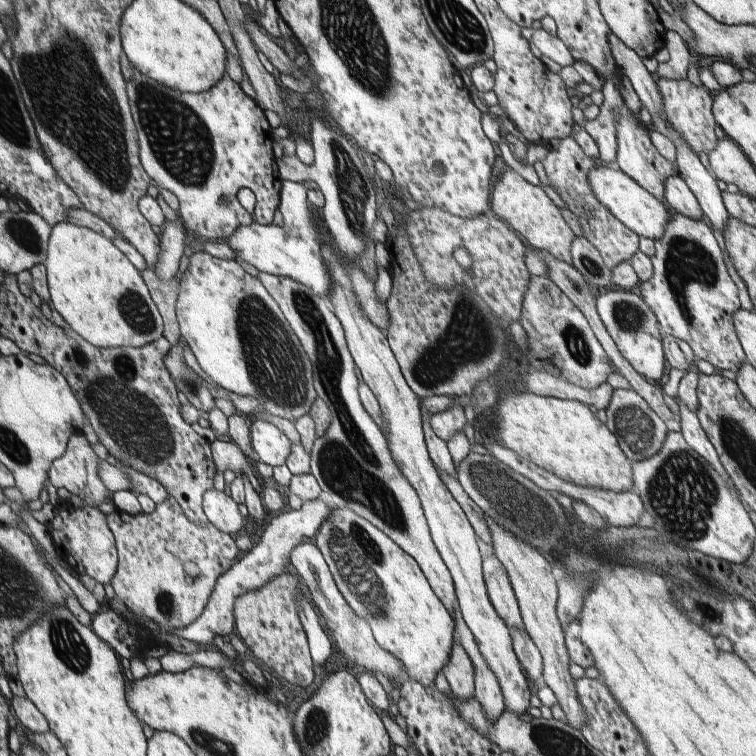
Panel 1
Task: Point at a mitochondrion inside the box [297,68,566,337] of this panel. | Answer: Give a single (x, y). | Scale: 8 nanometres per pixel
(348, 183)

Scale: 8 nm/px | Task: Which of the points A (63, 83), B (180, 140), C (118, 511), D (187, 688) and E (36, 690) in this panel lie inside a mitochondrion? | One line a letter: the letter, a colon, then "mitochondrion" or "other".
A: mitochondrion
B: mitochondrion
C: other
D: other
E: other

